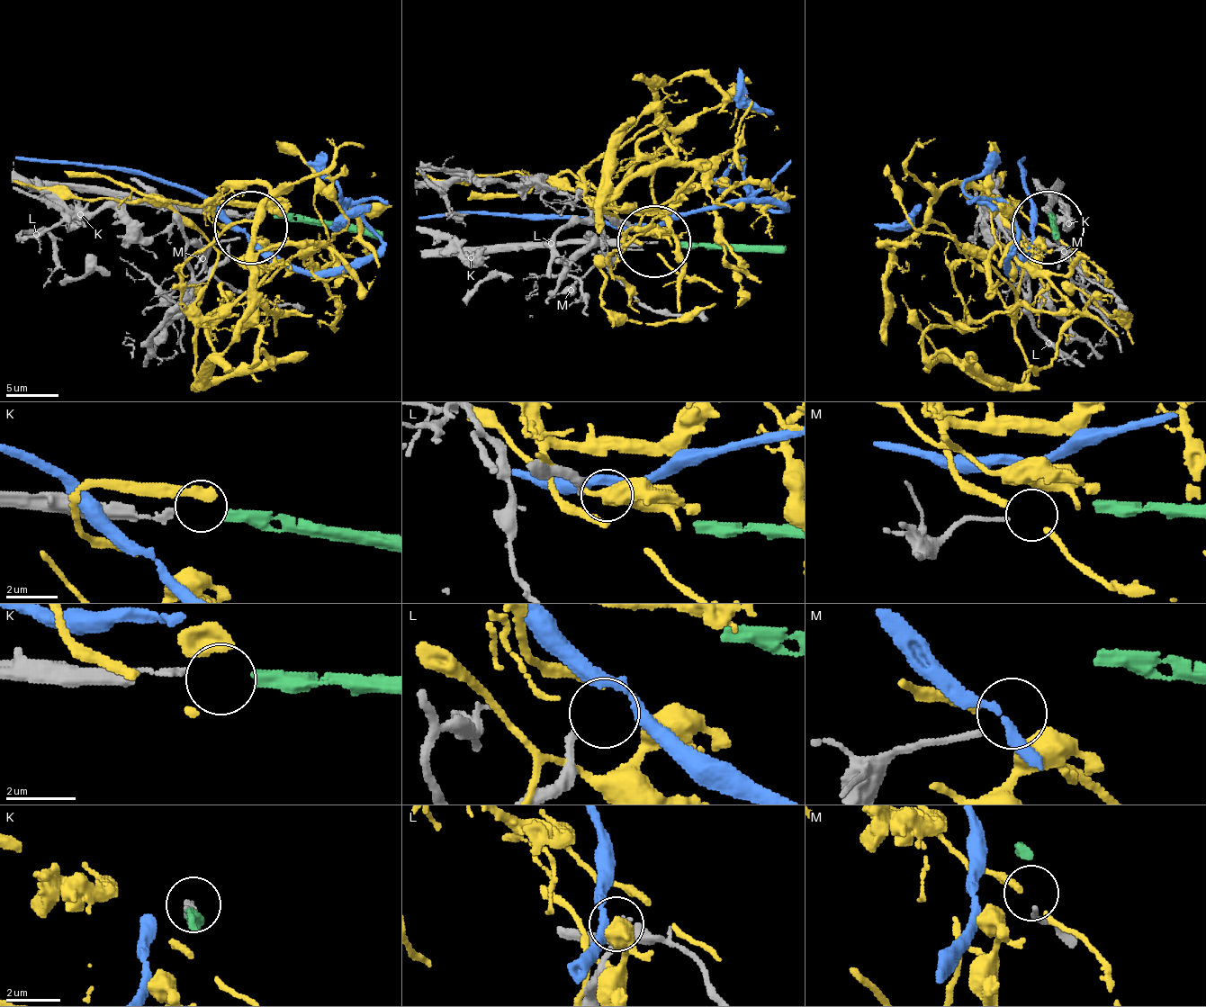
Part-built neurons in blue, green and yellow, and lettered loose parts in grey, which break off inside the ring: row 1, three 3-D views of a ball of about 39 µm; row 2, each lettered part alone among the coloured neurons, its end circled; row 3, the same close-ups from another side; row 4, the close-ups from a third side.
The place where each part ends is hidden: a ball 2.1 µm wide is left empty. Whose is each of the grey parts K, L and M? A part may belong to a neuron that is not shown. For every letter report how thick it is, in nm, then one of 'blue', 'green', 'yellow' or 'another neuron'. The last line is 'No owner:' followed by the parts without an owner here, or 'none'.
K: 200 nm | green
L: 190 nm | another neuron
M: 170 nm | another neuron
No owner: L, M

